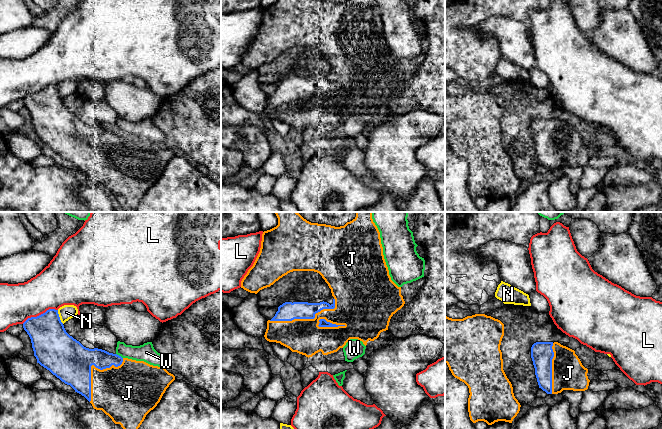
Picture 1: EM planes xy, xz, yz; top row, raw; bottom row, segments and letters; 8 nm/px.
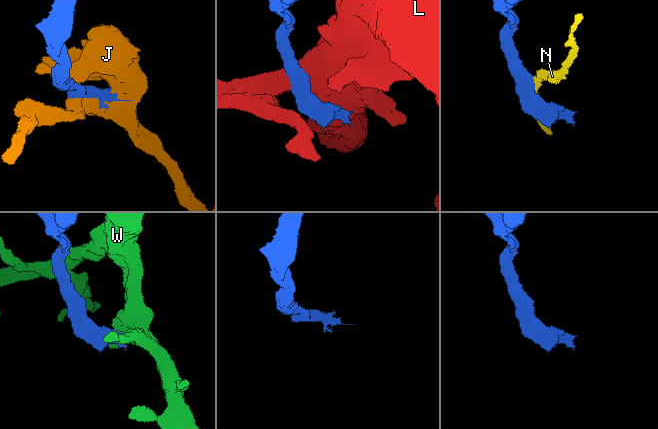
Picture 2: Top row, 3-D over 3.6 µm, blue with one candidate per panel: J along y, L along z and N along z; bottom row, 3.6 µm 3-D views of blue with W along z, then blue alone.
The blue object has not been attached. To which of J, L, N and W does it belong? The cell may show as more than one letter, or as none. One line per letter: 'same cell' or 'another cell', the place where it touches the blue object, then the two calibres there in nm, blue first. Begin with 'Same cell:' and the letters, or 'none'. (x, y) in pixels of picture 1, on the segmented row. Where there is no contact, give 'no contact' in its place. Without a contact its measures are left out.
Same cell: J
J: same cell; meets blue in xz at (306, 318); 160 nm thick on the blue side, 280 nm on the other
L: another cell; meets blue in xy at (39, 315); 300 nm thick on the blue side, 320 nm on the other
N: another cell; meets blue in xy at (59, 317); 320 nm thick on the blue side, 120 nm on the other
W: another cell; meets blue in xy at (118, 355); 160 nm thick on the blue side, 140 nm on the other

